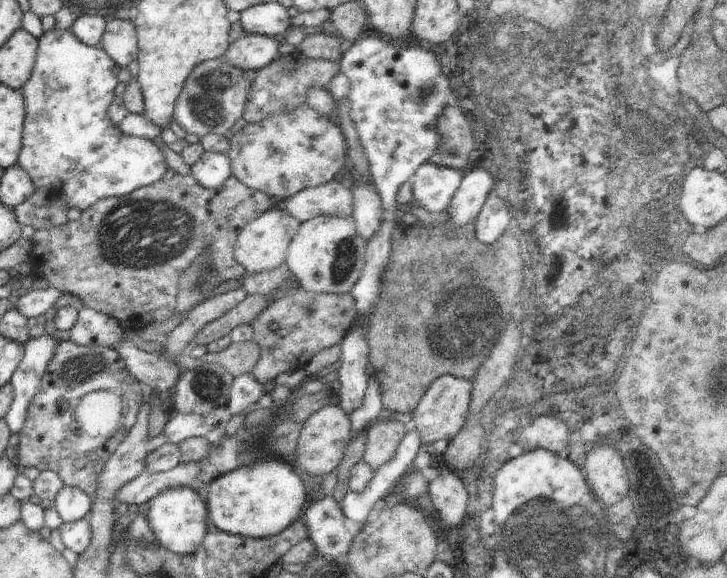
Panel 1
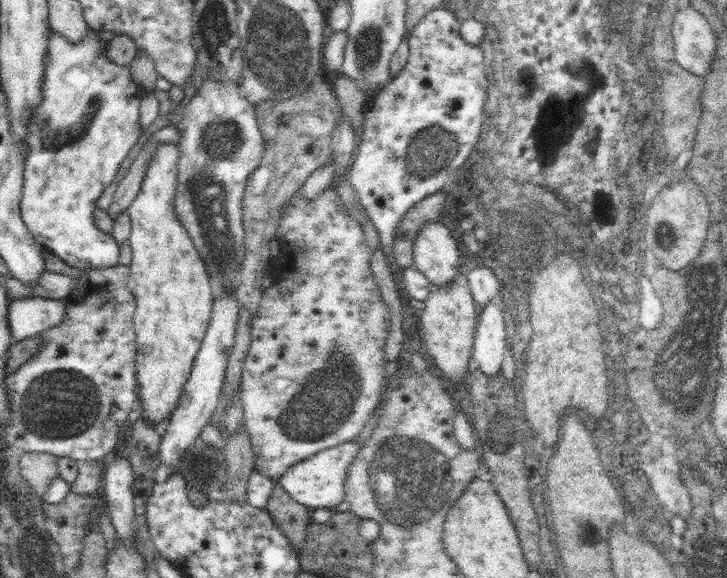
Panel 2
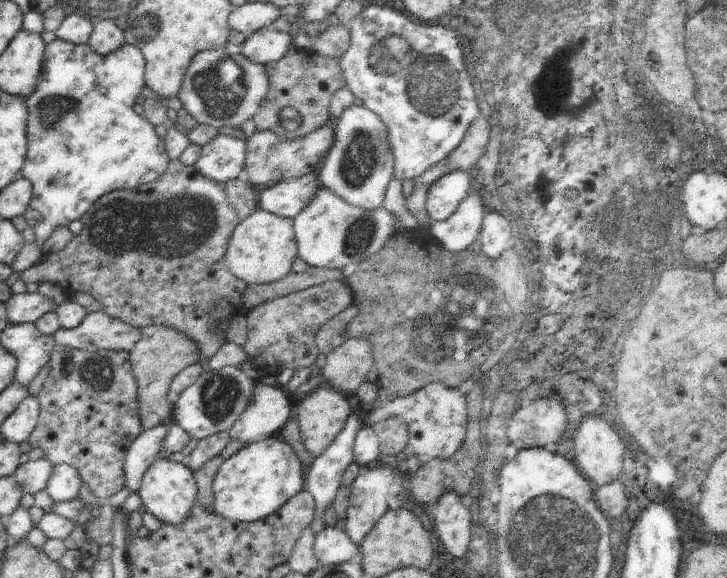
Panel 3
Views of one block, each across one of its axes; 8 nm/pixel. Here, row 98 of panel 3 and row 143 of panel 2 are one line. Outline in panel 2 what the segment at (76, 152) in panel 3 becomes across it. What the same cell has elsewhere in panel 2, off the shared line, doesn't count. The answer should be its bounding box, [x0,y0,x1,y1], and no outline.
[20,29,146,269]

